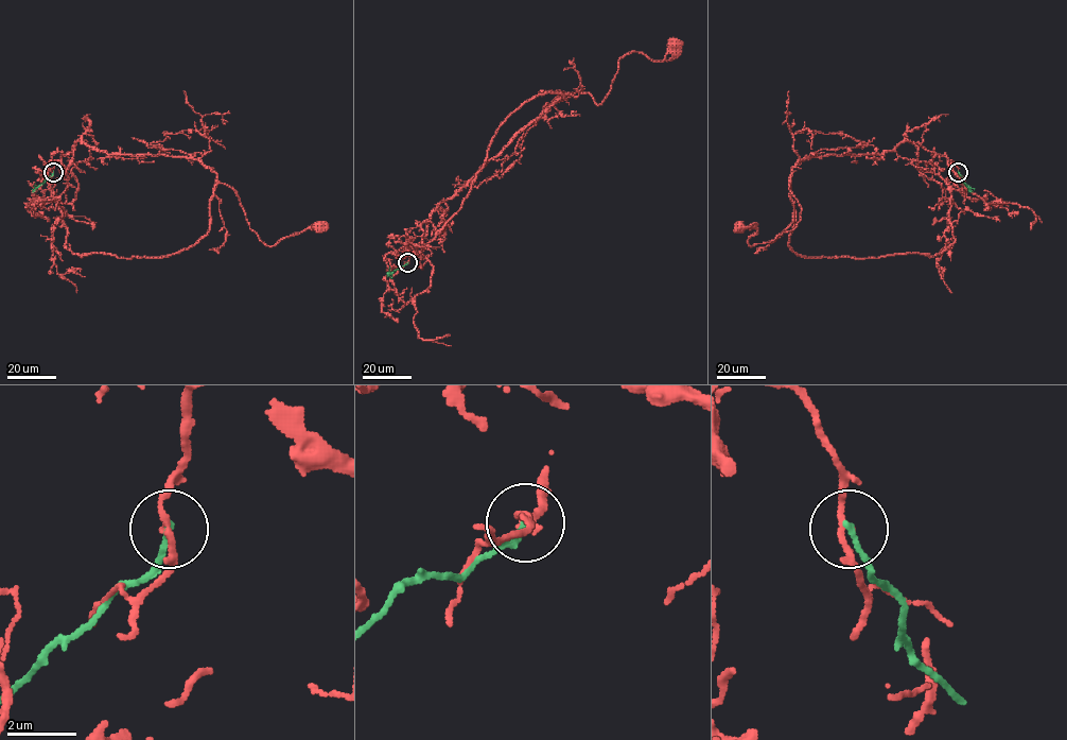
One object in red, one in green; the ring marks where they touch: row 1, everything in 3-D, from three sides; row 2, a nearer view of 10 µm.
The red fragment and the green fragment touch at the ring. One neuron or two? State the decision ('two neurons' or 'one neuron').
two neurons

